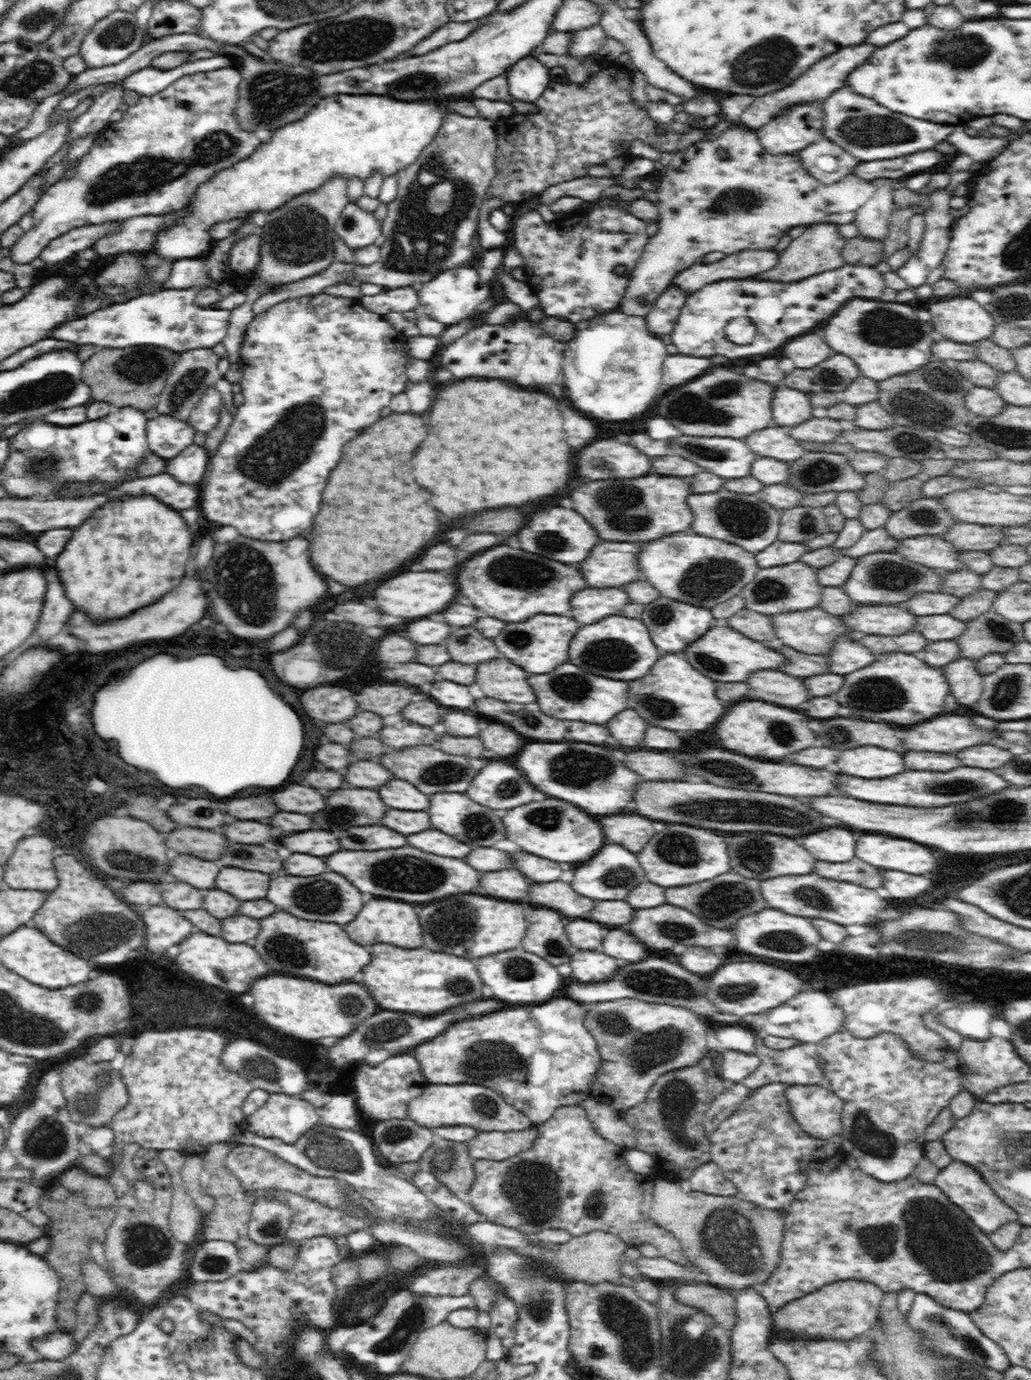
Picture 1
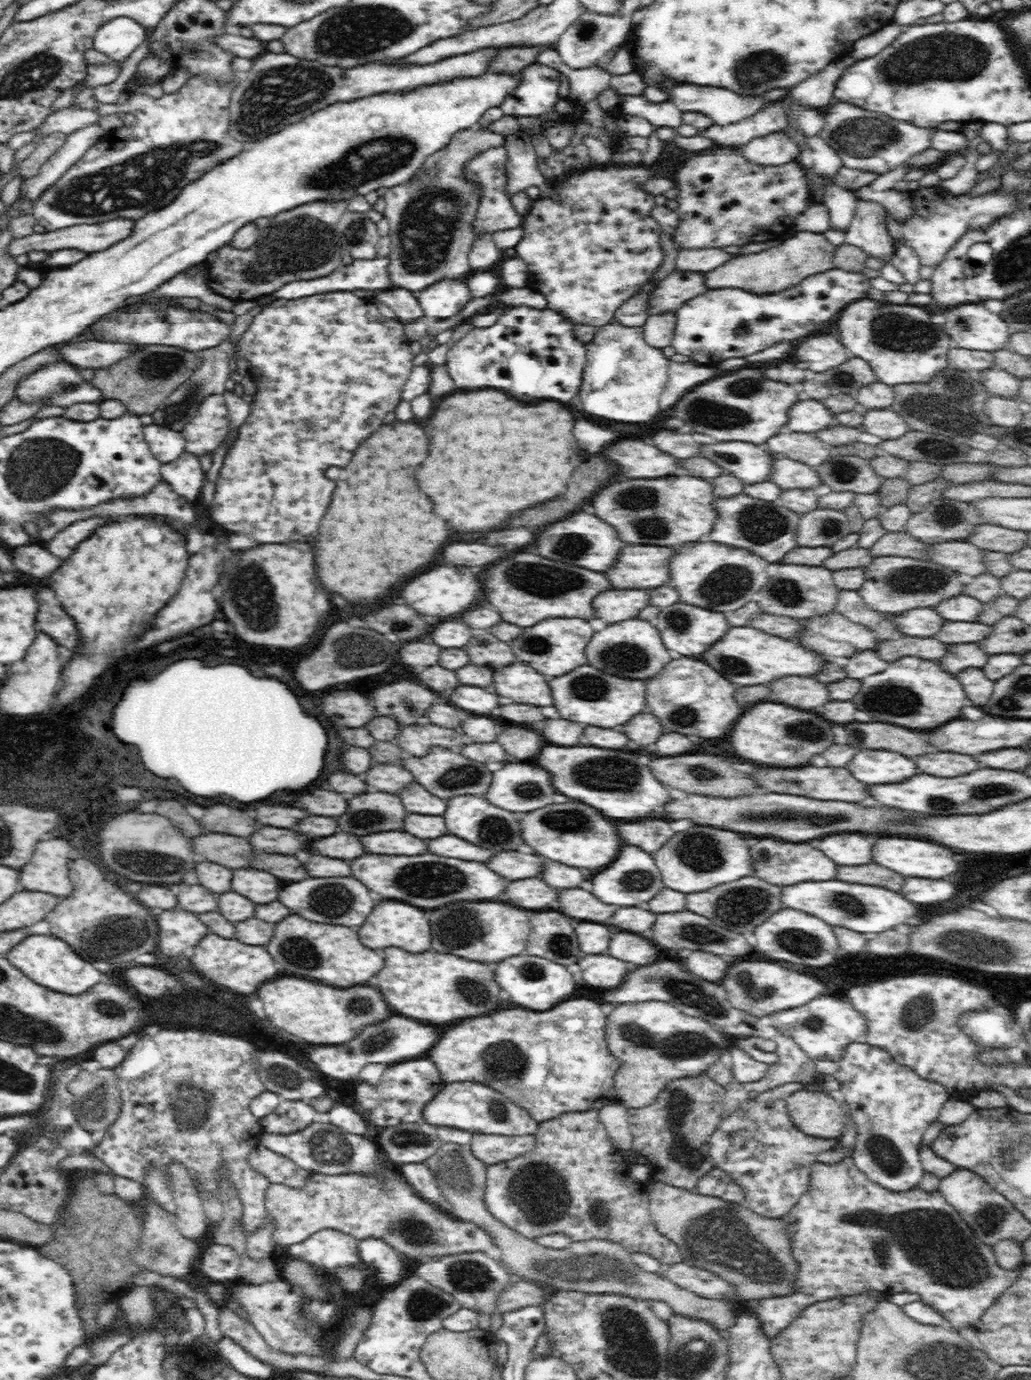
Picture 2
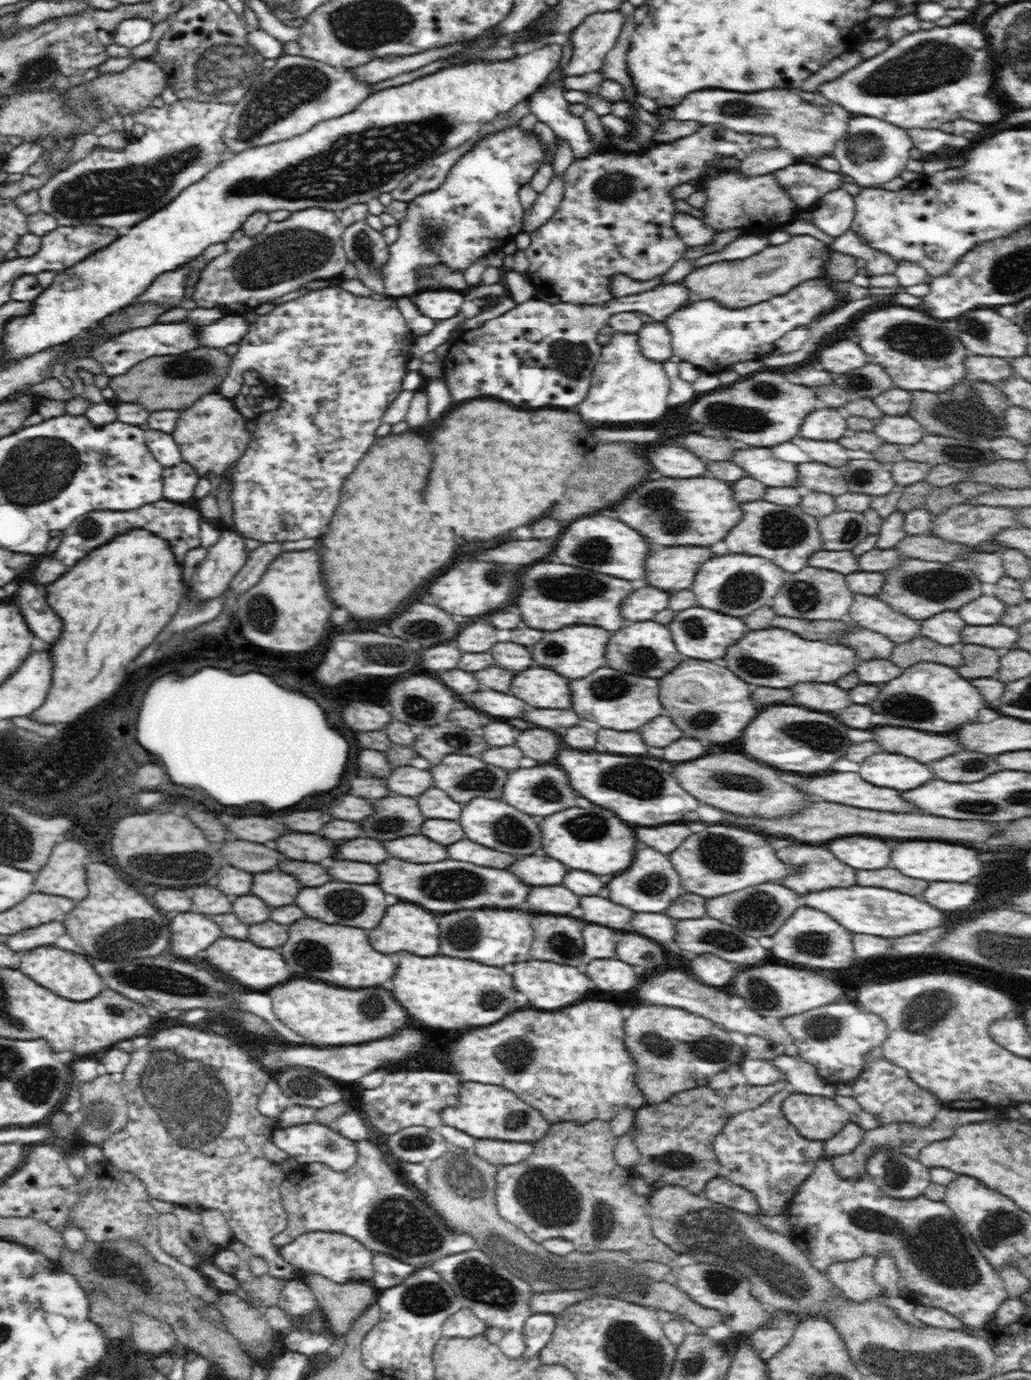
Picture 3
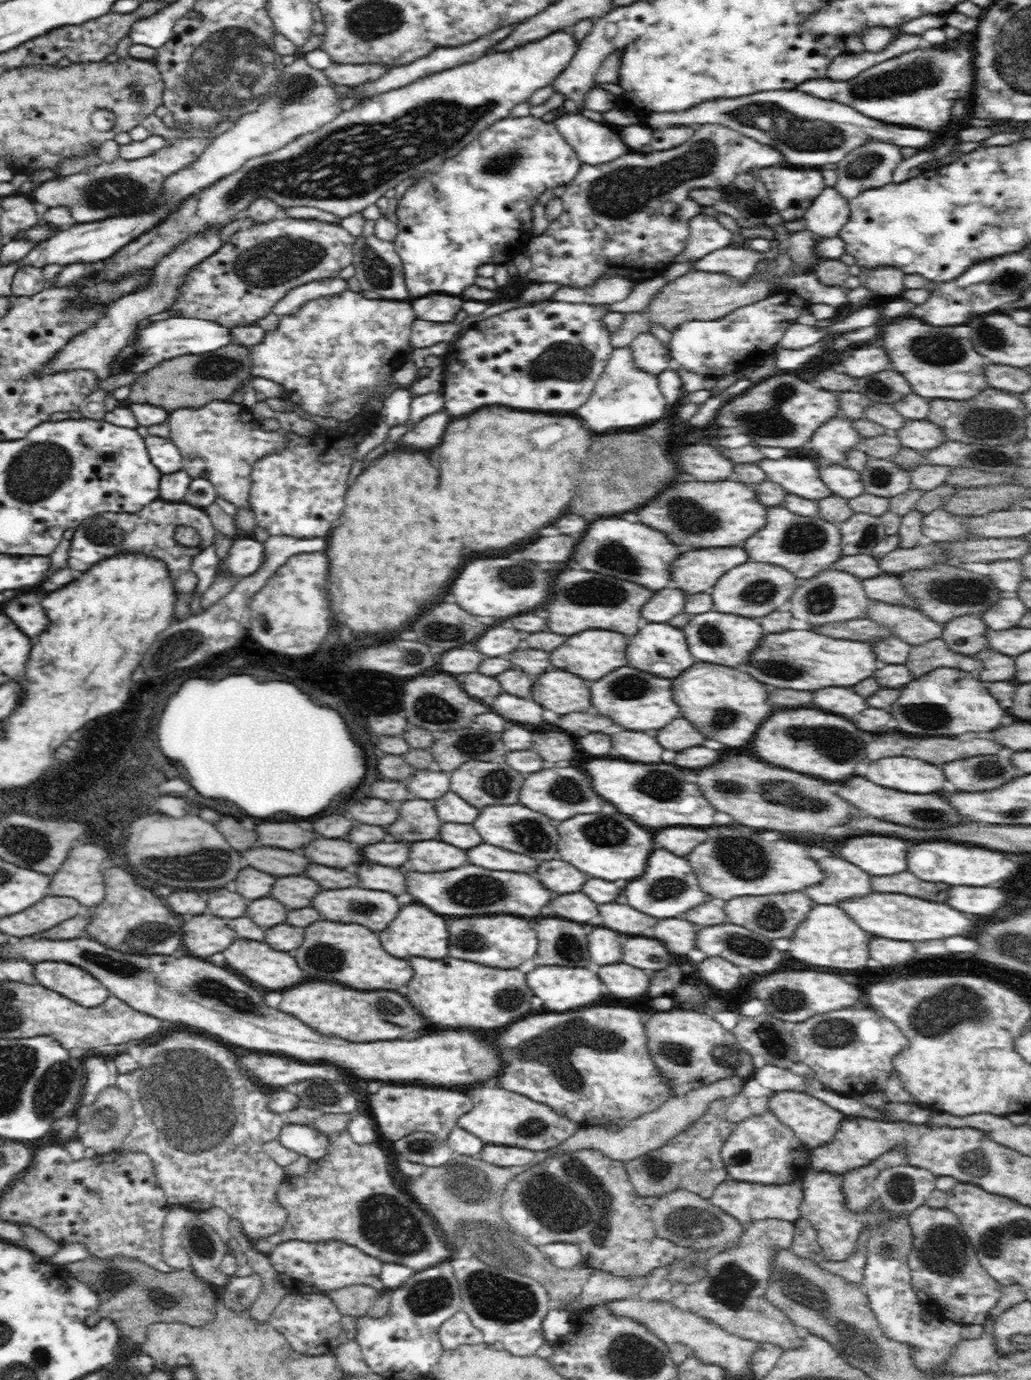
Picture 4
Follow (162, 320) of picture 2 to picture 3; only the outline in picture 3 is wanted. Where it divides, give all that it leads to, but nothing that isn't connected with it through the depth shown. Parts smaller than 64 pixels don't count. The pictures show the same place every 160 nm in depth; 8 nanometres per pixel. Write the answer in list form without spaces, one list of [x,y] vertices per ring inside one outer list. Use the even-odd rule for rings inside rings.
[[[226,315],[210,325],[196,327],[200,331],[202,346],[227,349],[239,345],[247,332],[250,332],[250,324],[243,316]]]

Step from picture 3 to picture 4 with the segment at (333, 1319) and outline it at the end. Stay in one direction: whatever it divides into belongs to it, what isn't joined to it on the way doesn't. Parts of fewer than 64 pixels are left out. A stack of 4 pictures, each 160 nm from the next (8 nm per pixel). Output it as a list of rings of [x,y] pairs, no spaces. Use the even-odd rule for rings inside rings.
[[[358,1284],[326,1292],[328,1298],[334,1299],[340,1311],[349,1315],[364,1316],[368,1308],[380,1298],[382,1289],[375,1289],[372,1286]]]

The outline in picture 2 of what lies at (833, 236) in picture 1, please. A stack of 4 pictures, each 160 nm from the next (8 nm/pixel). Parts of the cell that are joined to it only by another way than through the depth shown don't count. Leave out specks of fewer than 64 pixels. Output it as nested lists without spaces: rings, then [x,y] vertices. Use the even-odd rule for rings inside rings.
[[[798,232],[796,236],[784,240],[780,246],[772,246],[768,250],[752,252],[752,254],[744,253],[744,256],[734,257],[722,266],[703,272],[705,288],[707,290],[739,288],[756,296],[764,296],[764,294],[782,292],[798,284],[806,276],[834,269],[832,256],[835,254],[836,246],[832,243],[828,244],[827,238],[824,238],[822,234],[816,234],[816,232],[812,236],[810,234],[812,232]]]

